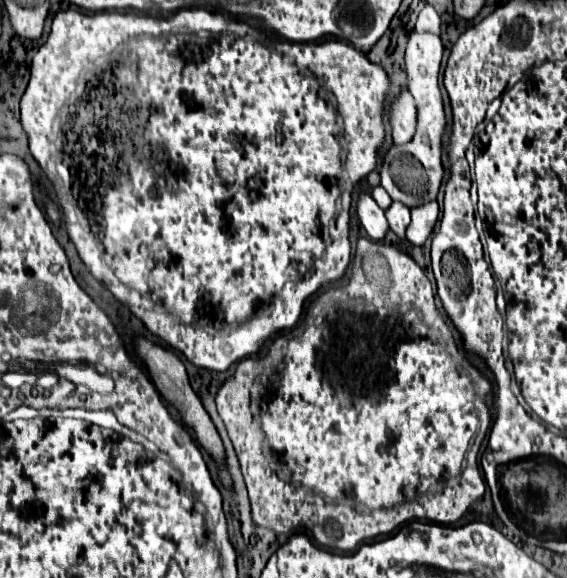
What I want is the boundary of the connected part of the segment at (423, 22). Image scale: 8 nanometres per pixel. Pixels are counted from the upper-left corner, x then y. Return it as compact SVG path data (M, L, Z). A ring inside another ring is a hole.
M426 6L420 12L416 30L420 30L420 32L432 32L432 34L440 36L440 18L438 18L438 14L436 14L436 10L432 6Z

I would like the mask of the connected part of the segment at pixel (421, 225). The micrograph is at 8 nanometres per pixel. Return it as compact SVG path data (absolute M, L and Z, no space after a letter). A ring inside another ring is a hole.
M428 202L420 208L412 208L412 224L406 230L406 238L414 244L414 246L422 246L438 220L438 204L436 202Z

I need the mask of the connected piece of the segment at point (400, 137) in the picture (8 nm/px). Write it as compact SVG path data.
M402 92L398 96L398 100L392 104L392 136L394 136L394 144L406 144L408 140L412 140L414 132L416 132L416 102L412 98L410 92Z

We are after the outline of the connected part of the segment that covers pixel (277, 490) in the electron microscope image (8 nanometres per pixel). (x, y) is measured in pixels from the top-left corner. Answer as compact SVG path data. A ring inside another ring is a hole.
M360 238L352 264L352 275L348 278L346 285L332 286L332 288L320 292L320 296L310 304L310 310L308 310L308 316L304 318L304 322L298 328L294 328L288 336L282 336L282 338L284 340L280 340L280 348L278 350L270 348L268 358L262 358L262 362L260 362L260 358L254 357L242 360L238 364L236 374L222 384L222 388L218 390L218 396L216 396L218 414L224 420L228 436L234 444L236 454L238 454L242 474L246 480L246 488L248 488L248 496L250 496L250 504L252 504L252 518L258 526L270 528L276 534L308 532L310 530L310 534L314 536L314 540L318 544L348 552L348 550L354 550L364 538L392 532L400 524L410 522L410 520L432 520L432 522L440 522L440 524L452 524L452 522L460 520L462 514L470 508L470 504L484 494L484 480L480 476L478 453L487 431L492 425L490 424L492 416L490 408L488 408L488 398L491 394L493 395L494 385L468 362L466 354L454 342L453 329L448 320L445 321L442 313L436 310L431 282L410 256L406 256L404 252L400 252L392 244L370 242L366 238ZM418 312L420 312L420 316L424 316L424 320L428 320L428 324L424 324L418 318ZM254 362L258 368L256 376L252 374ZM260 430L264 434L264 440L270 444L272 452L260 452ZM276 464L280 464L284 476L290 480L284 480L284 476L278 476ZM292 482L296 482L300 486L292 488Z

